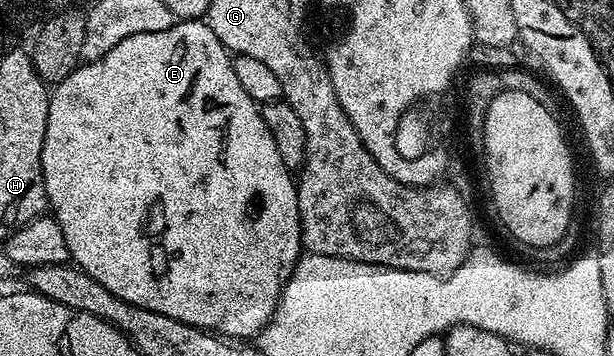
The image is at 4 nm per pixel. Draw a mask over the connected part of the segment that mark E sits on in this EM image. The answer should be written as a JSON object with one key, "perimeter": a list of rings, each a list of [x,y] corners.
{"perimeter":[[[175,24],[164,28],[164,32],[140,32],[136,36],[128,36],[128,40],[120,40],[120,44],[116,44],[116,48],[112,48],[112,52],[100,56],[100,60],[82,62],[68,77],[57,83],[53,87],[48,104],[48,128],[44,128],[42,171],[44,172],[48,210],[60,224],[60,232],[64,232],[64,240],[68,244],[70,262],[73,265],[88,272],[88,276],[92,276],[92,280],[96,280],[96,284],[104,284],[104,288],[108,288],[108,292],[112,292],[112,296],[120,296],[120,300],[128,300],[128,304],[139,306],[145,310],[155,310],[172,320],[183,322],[189,326],[197,326],[200,330],[213,332],[215,335],[225,336],[230,340],[242,340],[238,338],[250,337],[253,339],[262,333],[263,328],[270,323],[274,309],[278,307],[283,286],[290,279],[290,273],[296,268],[299,258],[304,253],[300,208],[298,207],[298,183],[295,175],[284,164],[284,160],[280,156],[280,148],[276,148],[276,140],[272,140],[272,132],[268,132],[268,124],[264,124],[264,116],[259,103],[254,102],[252,96],[248,96],[248,92],[244,92],[240,80],[236,80],[234,59],[230,51],[215,34],[210,32],[209,26],[205,24]]]}

